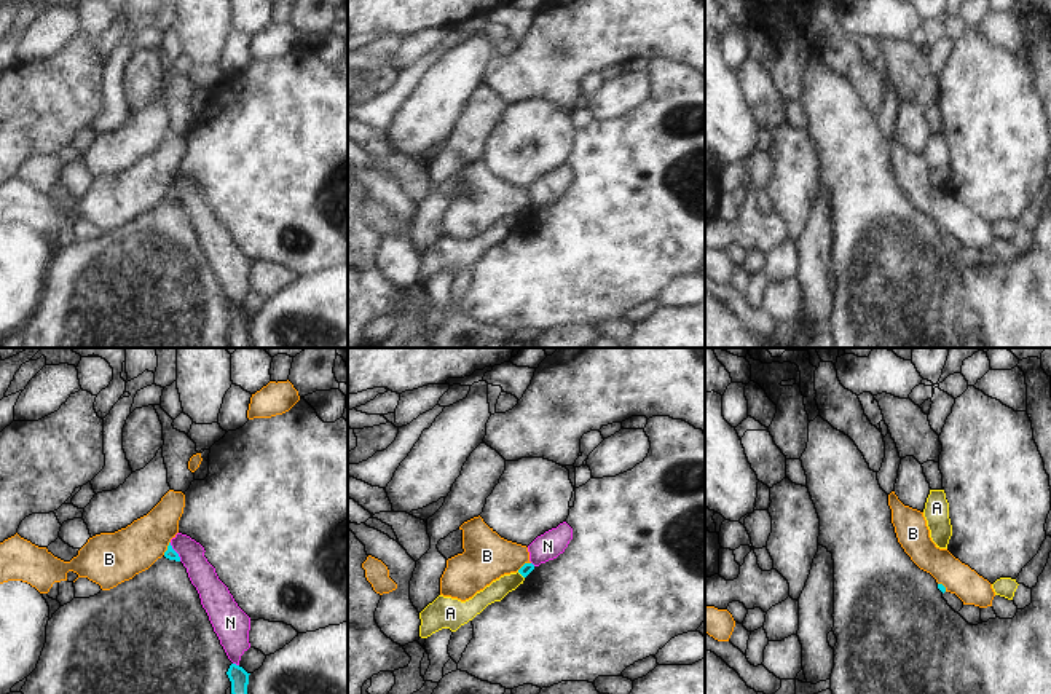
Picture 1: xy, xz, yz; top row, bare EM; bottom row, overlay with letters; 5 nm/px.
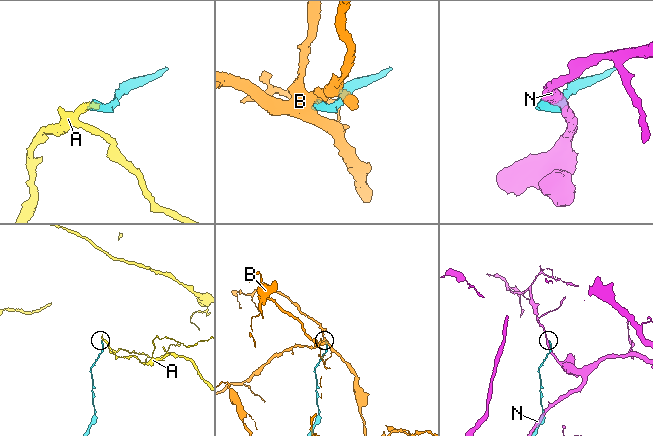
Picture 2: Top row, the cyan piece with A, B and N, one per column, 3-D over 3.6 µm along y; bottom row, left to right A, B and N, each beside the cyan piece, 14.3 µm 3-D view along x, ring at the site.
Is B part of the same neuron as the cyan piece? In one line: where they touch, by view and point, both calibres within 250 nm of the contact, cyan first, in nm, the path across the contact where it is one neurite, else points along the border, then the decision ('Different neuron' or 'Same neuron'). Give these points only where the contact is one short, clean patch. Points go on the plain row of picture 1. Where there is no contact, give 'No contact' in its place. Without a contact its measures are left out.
Touches cyan at xy (168, 190). Thickness 60 nm (cyan) against 240 nm. Boundary: xy (169, 184), (163, 197). Different neuron.

